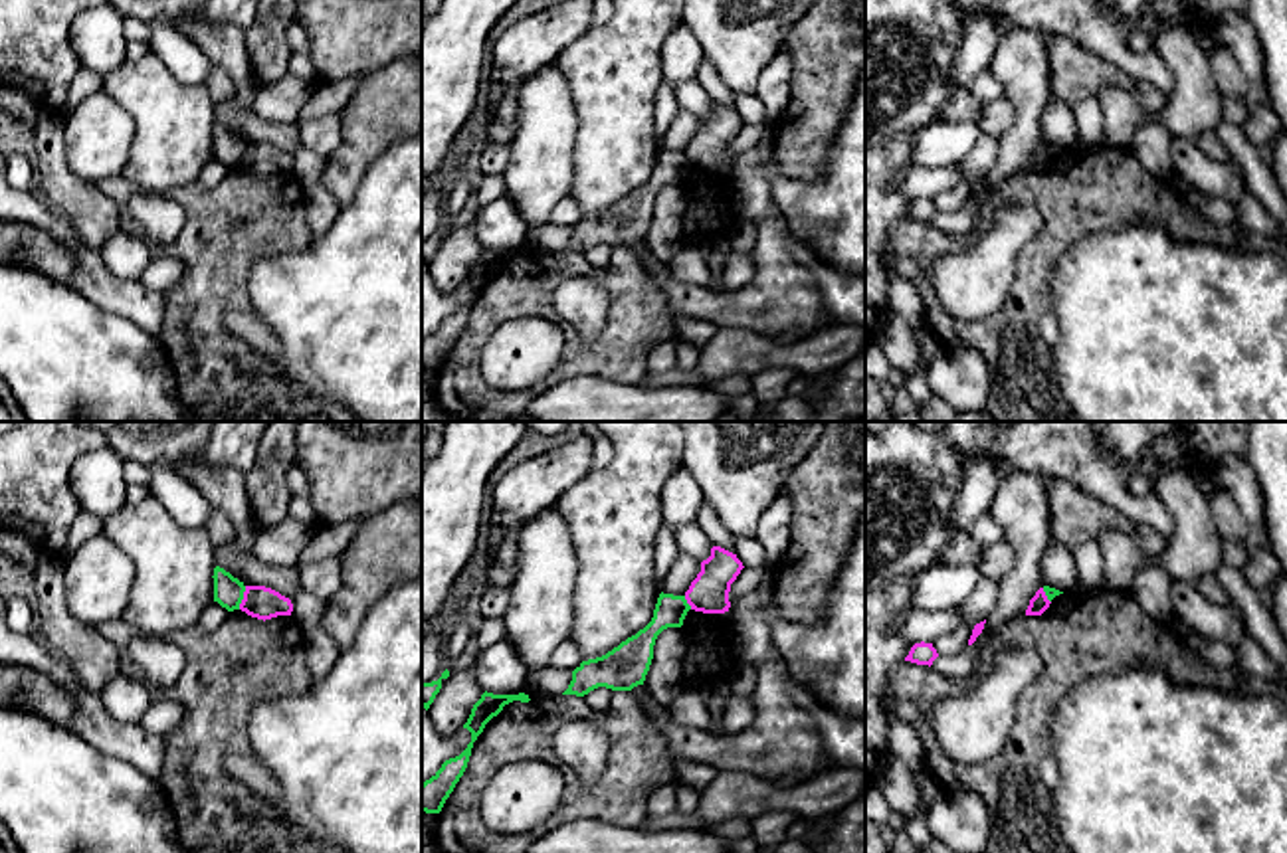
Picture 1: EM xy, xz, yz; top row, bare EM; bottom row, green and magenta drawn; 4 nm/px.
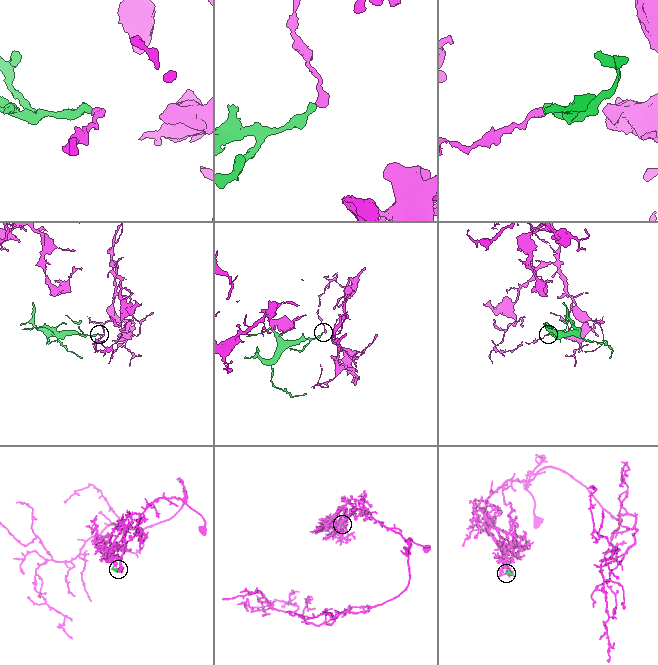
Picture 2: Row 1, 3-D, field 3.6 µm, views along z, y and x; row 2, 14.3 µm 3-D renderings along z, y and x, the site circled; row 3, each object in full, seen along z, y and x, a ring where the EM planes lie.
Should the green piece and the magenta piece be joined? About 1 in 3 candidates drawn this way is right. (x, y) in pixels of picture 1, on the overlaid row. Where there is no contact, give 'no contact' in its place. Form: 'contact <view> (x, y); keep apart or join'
contact xy (242, 598); keep apart

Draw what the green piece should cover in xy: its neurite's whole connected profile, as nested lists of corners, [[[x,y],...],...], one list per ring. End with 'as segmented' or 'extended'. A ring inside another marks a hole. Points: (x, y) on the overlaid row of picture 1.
[[[214,568],[214,602],[218,602],[228,612],[240,610],[244,600],[246,586],[238,578],[234,578],[224,568]]]; as segmented

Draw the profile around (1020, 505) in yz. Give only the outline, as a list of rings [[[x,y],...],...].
[[[1045,473],[1016,475],[998,487],[990,515],[1014,548],[1016,562],[1002,580],[998,604],[986,617],[982,633],[956,655],[939,655],[931,669],[946,679],[972,681],[988,663],[986,643],[1008,623],[1026,616],[1030,600],[1043,588],[1040,562],[1051,538],[1049,479]]]

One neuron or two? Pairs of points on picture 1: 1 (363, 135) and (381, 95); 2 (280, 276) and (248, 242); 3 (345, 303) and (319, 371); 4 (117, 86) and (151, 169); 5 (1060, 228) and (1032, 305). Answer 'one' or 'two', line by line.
1: one
2: two
3: one
4: one
5: one

